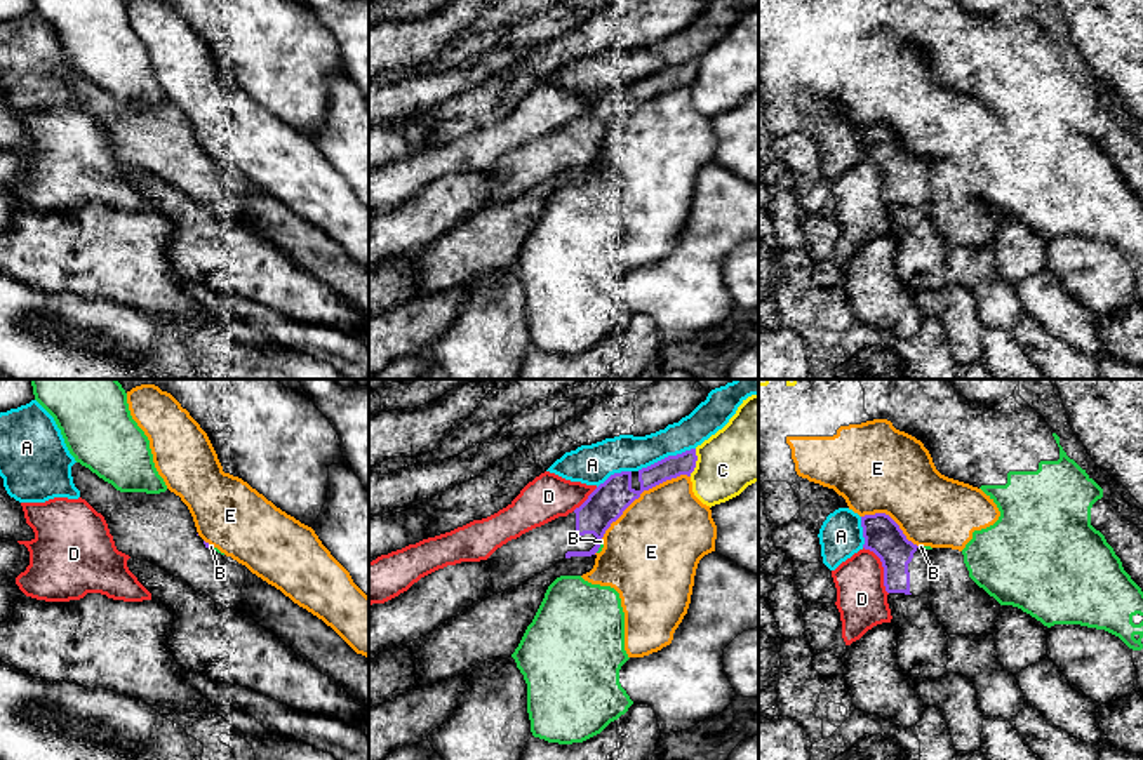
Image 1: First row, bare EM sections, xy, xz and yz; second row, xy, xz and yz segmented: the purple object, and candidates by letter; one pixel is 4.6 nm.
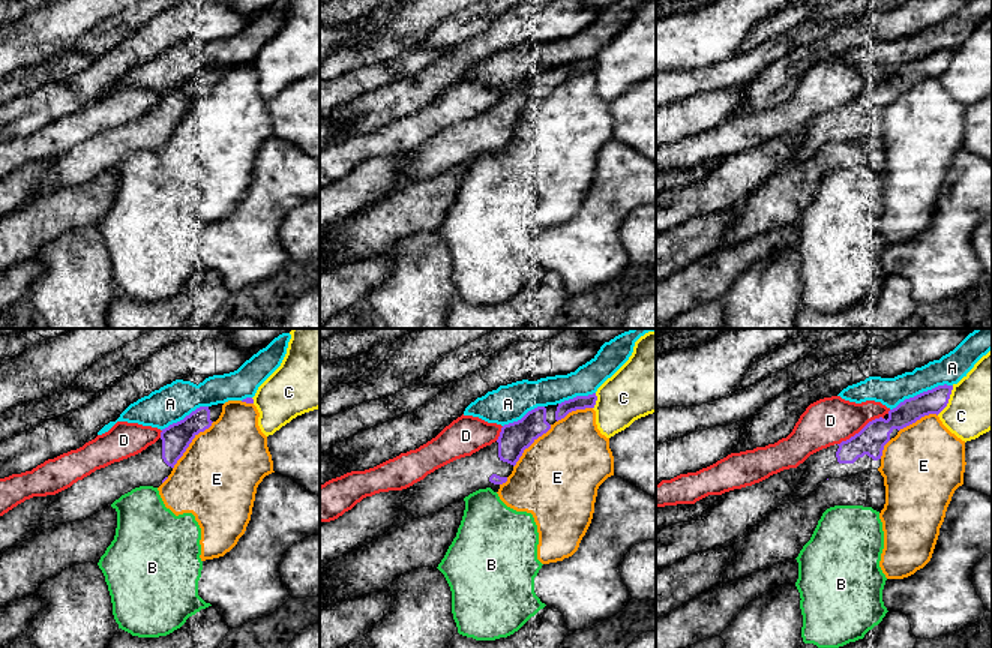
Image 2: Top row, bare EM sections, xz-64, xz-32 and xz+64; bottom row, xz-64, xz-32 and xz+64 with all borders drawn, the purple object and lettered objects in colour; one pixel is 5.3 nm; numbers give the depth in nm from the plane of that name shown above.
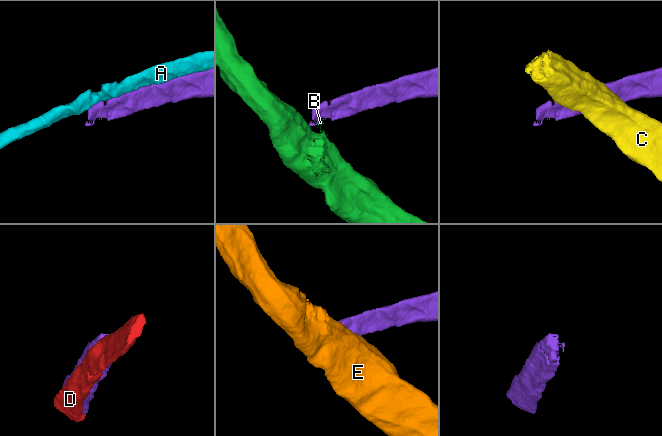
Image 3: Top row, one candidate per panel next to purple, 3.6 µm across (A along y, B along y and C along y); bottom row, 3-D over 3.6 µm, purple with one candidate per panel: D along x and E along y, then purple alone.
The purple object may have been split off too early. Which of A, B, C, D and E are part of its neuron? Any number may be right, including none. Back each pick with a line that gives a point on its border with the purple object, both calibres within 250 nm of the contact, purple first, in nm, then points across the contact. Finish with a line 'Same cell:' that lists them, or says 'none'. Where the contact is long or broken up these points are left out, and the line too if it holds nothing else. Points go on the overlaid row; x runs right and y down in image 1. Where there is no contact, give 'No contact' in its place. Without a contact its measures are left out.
Same cell: none

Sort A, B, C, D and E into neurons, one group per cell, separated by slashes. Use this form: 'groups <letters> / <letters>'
groups A / B / C / D / E

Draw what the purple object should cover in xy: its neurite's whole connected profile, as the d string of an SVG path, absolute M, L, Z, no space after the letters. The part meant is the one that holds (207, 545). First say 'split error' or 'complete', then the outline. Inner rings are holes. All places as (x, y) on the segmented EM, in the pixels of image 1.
split error; M80 463L71 466L71 477L80 497L104 517L118 551L158 565L226 609L238 607L245 570L235 563L223 565L223 555L198 536L193 517L179 496L169 489L160 494L120 492Z

